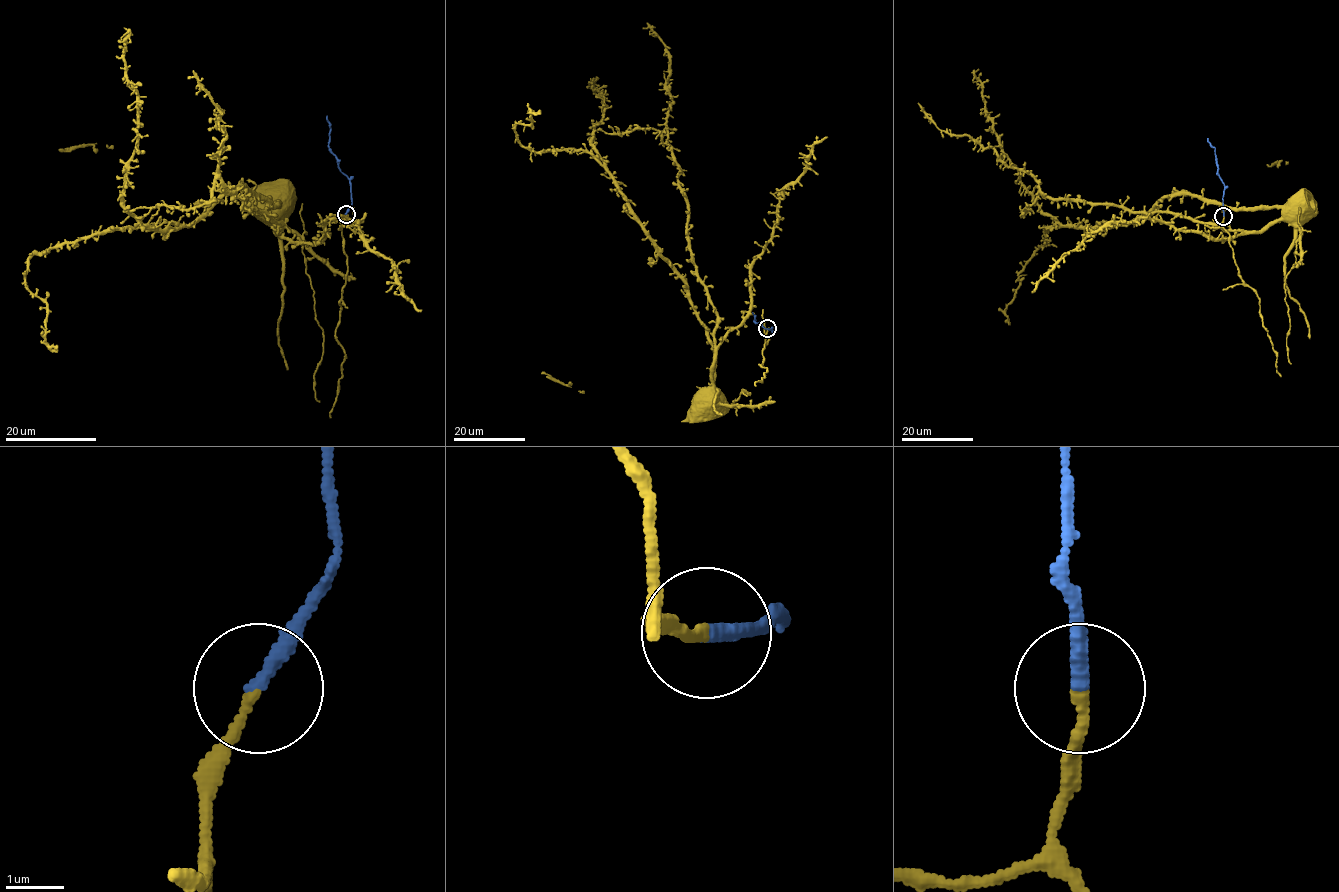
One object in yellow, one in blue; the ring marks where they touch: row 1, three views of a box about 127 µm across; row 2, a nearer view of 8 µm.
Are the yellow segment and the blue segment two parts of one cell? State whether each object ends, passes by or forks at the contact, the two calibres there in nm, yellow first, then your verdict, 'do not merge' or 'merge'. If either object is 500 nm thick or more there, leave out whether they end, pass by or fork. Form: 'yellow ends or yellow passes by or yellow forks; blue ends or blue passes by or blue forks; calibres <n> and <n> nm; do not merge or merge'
yellow ends; blue ends; calibres 170 and 280 nm; do not merge

